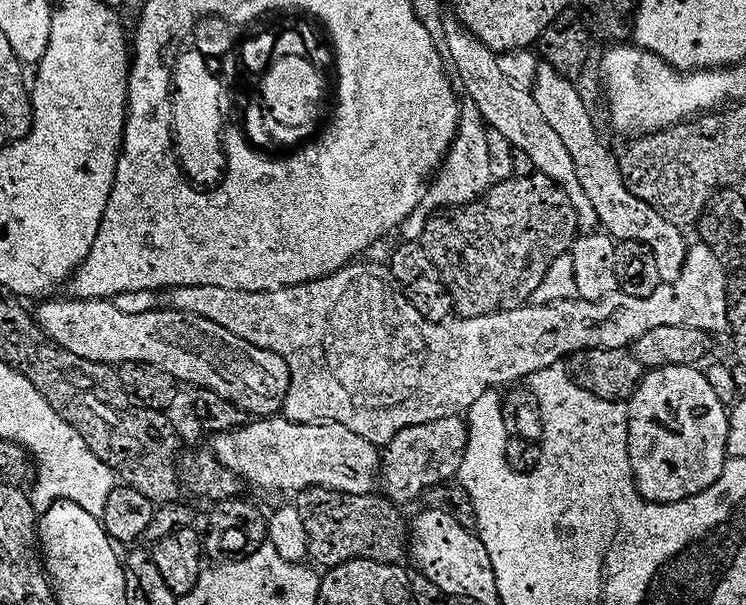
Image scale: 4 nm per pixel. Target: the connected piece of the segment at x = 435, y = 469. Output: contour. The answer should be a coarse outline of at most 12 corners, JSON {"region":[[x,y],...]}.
{"region":[[449,414],[391,437],[400,480],[451,481],[469,426]]}

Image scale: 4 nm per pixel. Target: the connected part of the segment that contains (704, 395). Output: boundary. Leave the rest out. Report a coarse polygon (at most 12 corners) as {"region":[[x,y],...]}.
{"region":[[688,364],[630,400],[635,449],[669,497],[723,475],[730,410]]}

